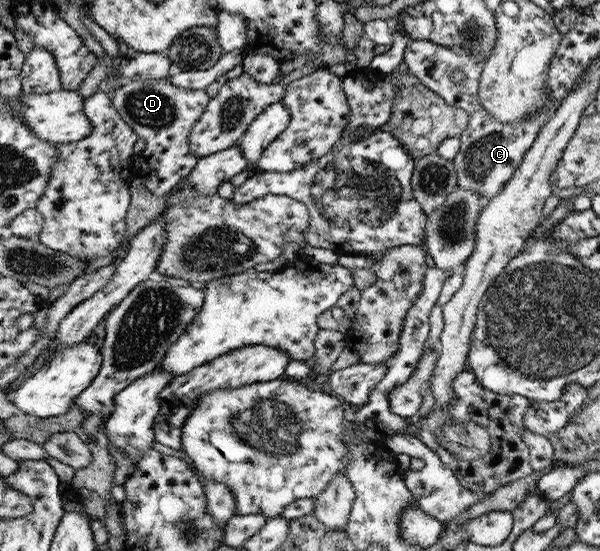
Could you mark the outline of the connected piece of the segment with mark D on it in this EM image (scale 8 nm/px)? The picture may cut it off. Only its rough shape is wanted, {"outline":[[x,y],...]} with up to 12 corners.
{"outline":[[166,79],[125,80],[117,112],[146,147],[160,197],[196,167],[192,129],[212,99]]}

